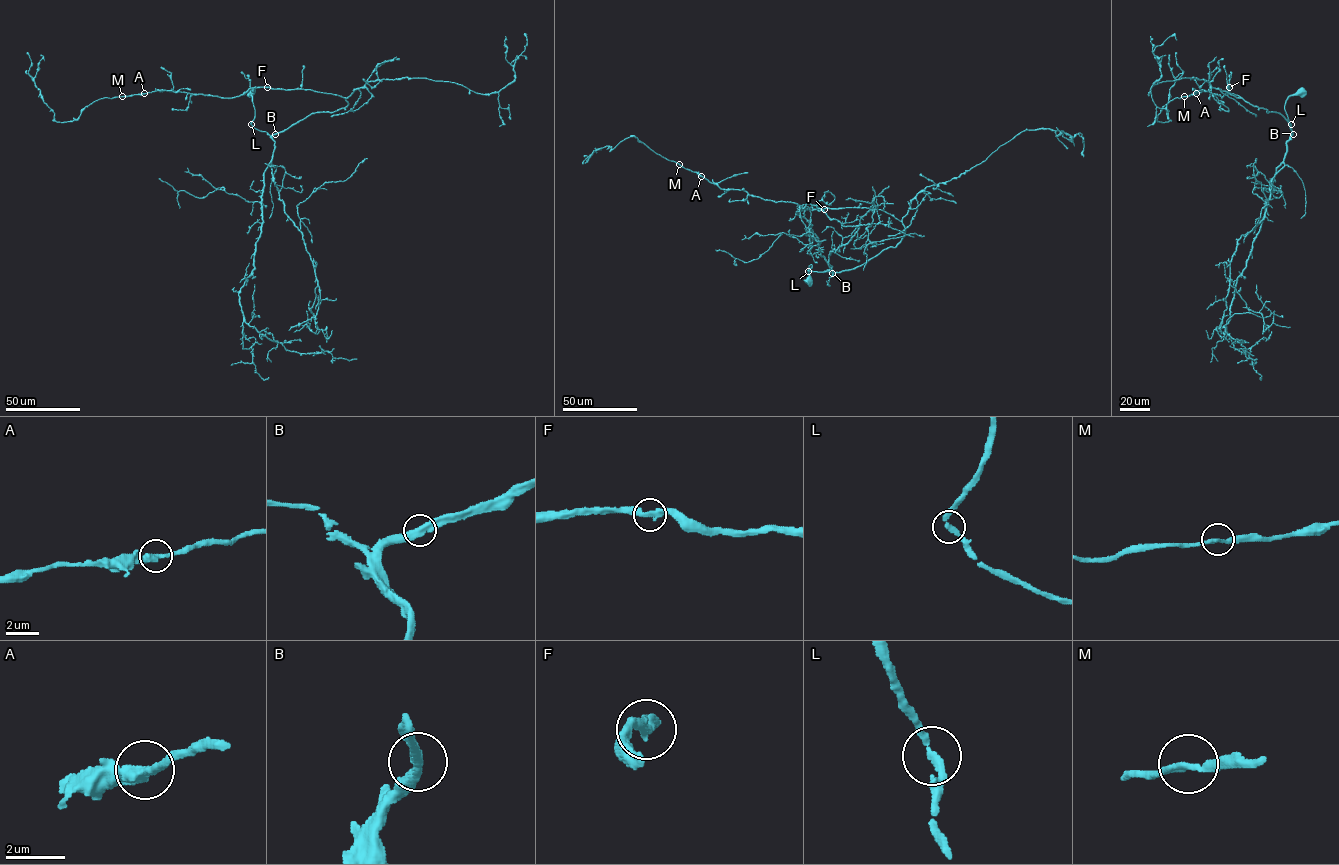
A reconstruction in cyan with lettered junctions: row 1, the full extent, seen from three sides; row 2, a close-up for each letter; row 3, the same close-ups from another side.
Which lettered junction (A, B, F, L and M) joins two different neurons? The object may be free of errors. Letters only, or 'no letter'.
no letter

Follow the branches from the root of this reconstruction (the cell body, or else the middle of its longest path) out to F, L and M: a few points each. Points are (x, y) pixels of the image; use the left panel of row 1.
F: (252, 91), (251, 124), (270, 135), (312, 114), (348, 105), (330, 93), (267, 87)
L: (252, 91), (255, 117), (251, 124)
M: (252, 91), (251, 124), (270, 135), (348, 105), (330, 93), (265, 87), (230, 98), (166, 90), (122, 96)

